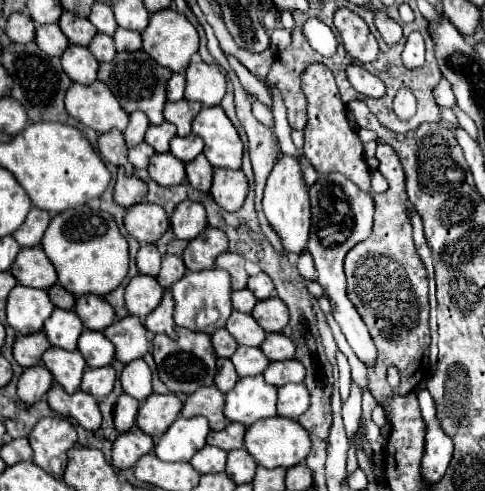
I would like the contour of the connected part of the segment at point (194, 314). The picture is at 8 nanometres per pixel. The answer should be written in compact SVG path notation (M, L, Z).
M221 268L205 270L205 272L187 272L177 284L171 286L171 294L175 300L173 320L177 326L189 328L193 332L213 334L217 328L225 326L225 320L231 314L231 280L229 274Z

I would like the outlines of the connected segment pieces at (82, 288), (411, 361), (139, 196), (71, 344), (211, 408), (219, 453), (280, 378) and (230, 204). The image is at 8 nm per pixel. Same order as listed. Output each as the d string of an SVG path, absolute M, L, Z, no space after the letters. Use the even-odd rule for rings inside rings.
M79 206L57 214L49 222L41 238L41 248L55 266L59 284L77 296L81 294L105 296L111 290L115 290L127 276L129 266L127 240L121 236L113 216L103 210L91 210L89 206Z
M387 144L377 146L379 172L387 178L389 190L383 194L373 194L375 200L375 222L373 232L367 240L355 244L345 258L345 276L347 276L347 296L355 304L359 316L363 318L375 346L377 360L367 368L369 392L381 404L393 396L405 396L413 392L419 382L429 378L429 280L427 270L415 252L411 238L411 224L407 208L411 208L409 198L405 196L403 168L397 160L393 148ZM389 366L395 366L401 374L397 388L391 388L387 382Z
M119 168L117 180L115 180L115 192L113 192L113 200L115 200L119 206L129 208L129 206L133 206L133 204L143 202L145 192L147 192L147 188L145 188L145 182L143 182L143 180L139 180L139 178L135 178L135 176L127 178L127 176L125 176L125 170Z
M55 308L53 314L45 320L43 330L45 330L51 346L57 346L63 350L75 350L77 338L83 332L83 324L73 310Z
M209 386L193 392L193 396L185 400L181 414L185 418L205 416L209 420L211 430L221 430L229 424L229 420L225 420L223 416L223 406L225 406L225 396L217 390L217 386Z
M205 446L203 450L199 450L191 464L199 474L211 474L211 472L223 472L225 470L225 462L227 462L227 452L221 448L213 448L213 446Z
M283 360L283 362L271 362L267 370L263 372L265 380L273 386L285 386L289 382L303 382L305 378L305 368L297 364L297 360Z
M217 168L213 172L211 196L227 212L237 212L247 196L247 178L241 170Z

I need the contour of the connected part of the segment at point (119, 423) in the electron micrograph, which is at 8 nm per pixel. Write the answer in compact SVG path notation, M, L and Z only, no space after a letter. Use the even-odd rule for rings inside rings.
M121 394L117 398L117 404L115 404L115 428L119 432L127 432L133 424L135 424L135 416L137 416L137 408L139 408L139 402L133 400L131 396L125 396Z

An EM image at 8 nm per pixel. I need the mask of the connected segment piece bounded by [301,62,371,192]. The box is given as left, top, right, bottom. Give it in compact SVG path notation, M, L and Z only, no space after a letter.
M319 62L307 66L301 74L301 90L307 98L307 114L309 114L305 126L305 146L303 146L305 158L319 174L339 172L349 180L353 180L361 190L369 192L371 180L369 180L369 166L363 158L363 142L347 122L345 106L341 104L339 90L335 86L331 70Z

